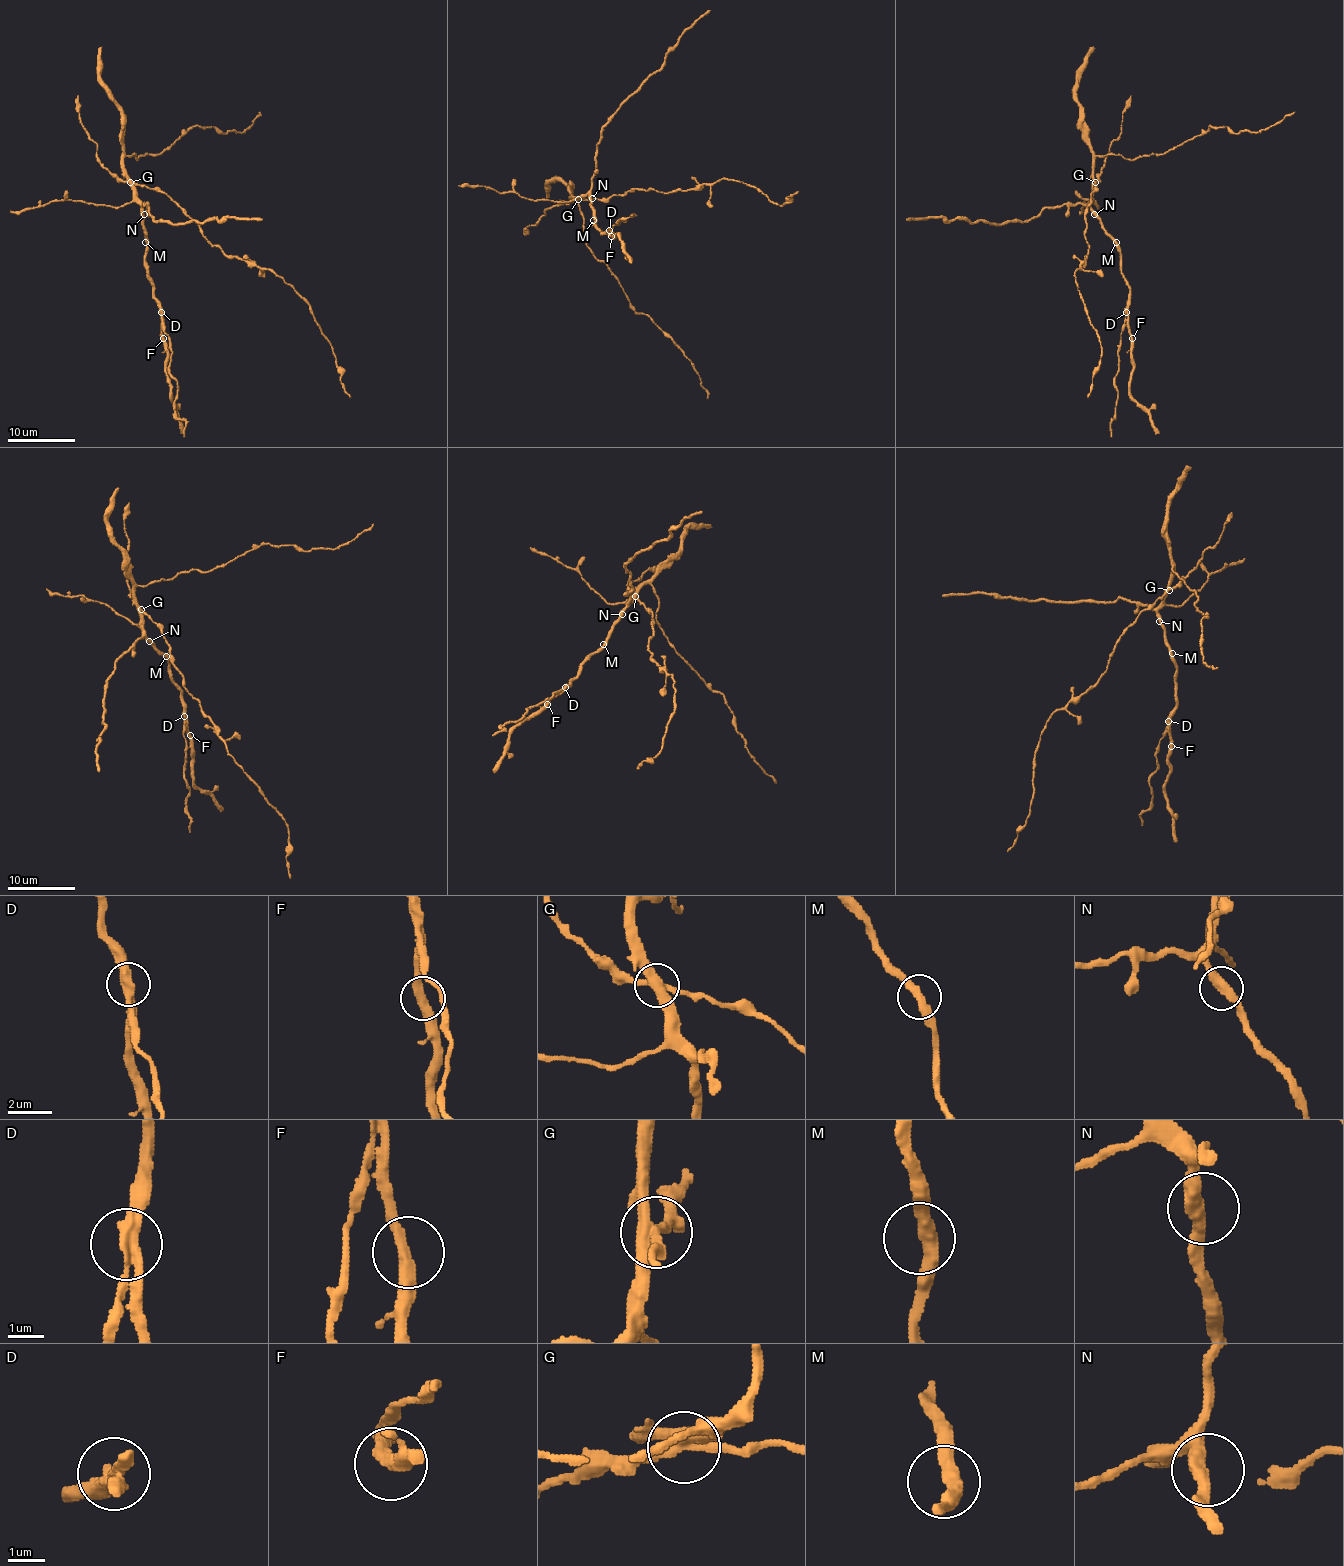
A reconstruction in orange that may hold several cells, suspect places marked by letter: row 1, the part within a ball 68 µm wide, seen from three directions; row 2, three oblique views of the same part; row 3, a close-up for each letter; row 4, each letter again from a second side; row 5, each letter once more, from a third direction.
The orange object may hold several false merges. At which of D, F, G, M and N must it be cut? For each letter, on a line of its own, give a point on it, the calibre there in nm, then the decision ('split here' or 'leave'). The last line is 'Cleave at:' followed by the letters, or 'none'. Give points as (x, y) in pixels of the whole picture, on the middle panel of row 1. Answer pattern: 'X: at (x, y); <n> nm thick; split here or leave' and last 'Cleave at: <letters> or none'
D: at (609, 230); 360 nm thick; split here
F: at (611, 236); 360 nm thick; leave
G: at (578, 199); 400 nm thick; split here
M: at (593, 220); 380 nm thick; leave
N: at (592, 198); 400 nm thick; leave
Cleave at: D, G

